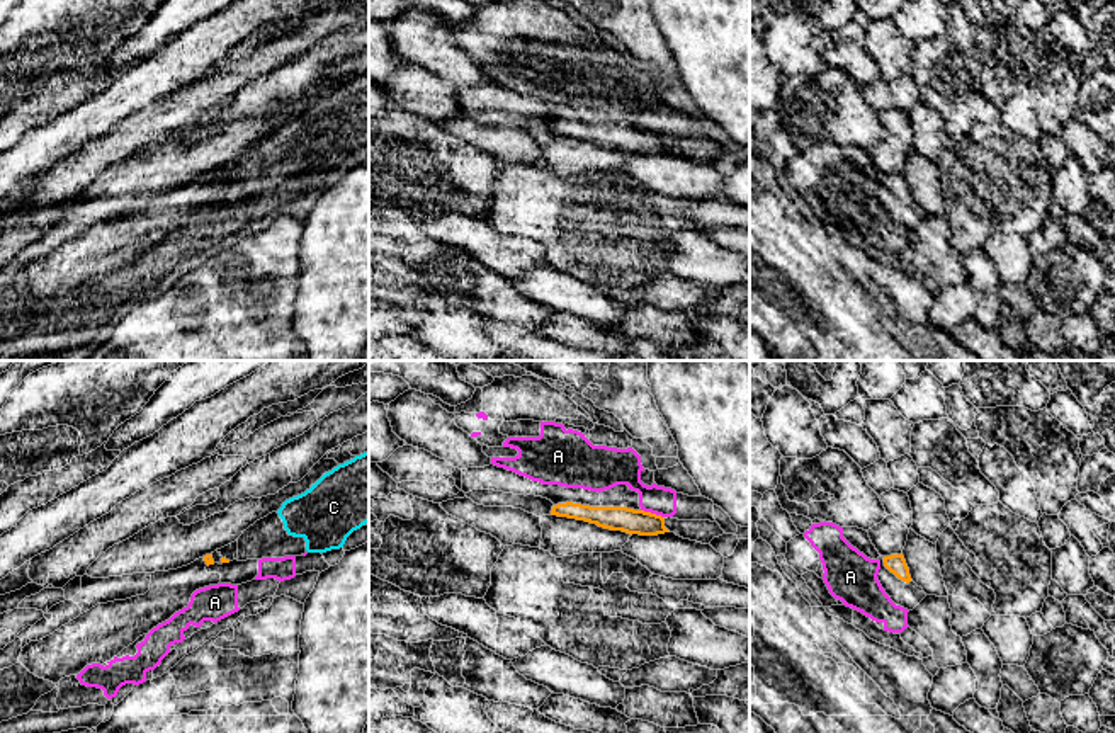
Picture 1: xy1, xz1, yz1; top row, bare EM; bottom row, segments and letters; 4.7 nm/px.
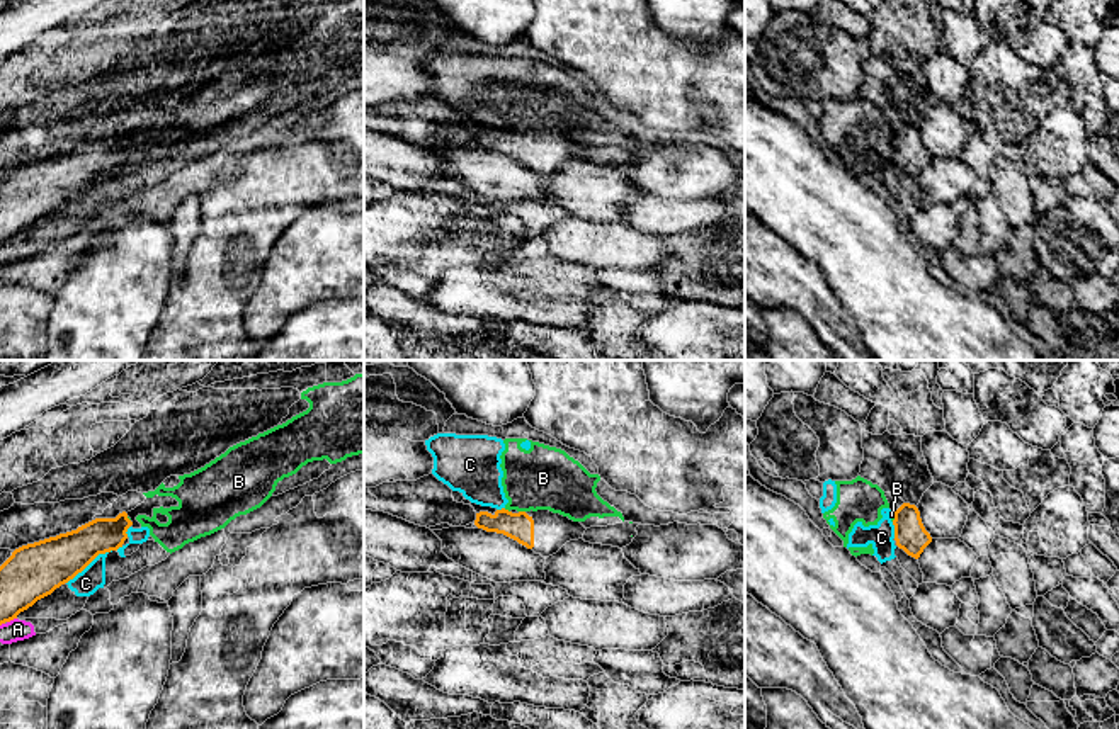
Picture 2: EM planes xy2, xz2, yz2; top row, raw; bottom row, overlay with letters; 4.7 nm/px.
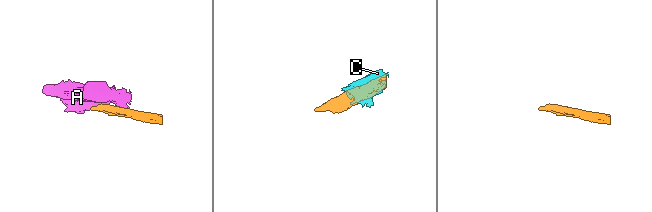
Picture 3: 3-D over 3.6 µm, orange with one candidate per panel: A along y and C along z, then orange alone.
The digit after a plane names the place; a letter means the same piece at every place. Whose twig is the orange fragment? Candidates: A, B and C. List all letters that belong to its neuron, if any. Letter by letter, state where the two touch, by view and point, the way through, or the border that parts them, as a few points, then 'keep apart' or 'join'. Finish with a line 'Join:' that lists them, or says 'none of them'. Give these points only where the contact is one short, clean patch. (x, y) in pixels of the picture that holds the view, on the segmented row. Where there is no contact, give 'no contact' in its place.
A: xz1 (653, 514) | along xz1 (641, 509), (663, 517) | keep apart
B: xz2 (522, 512) | along xz2 (519, 510), (524, 512) | keep apart
C: xy2 (89, 563) | keep apart
Join: none of them

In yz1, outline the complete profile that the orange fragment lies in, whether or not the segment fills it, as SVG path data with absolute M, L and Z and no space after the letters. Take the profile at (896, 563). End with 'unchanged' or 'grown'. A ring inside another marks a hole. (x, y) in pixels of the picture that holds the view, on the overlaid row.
M903 553L879 556L879 561L880 570L877 578L886 594L896 605L913 611L926 597L926 594L911 580Z; grown

